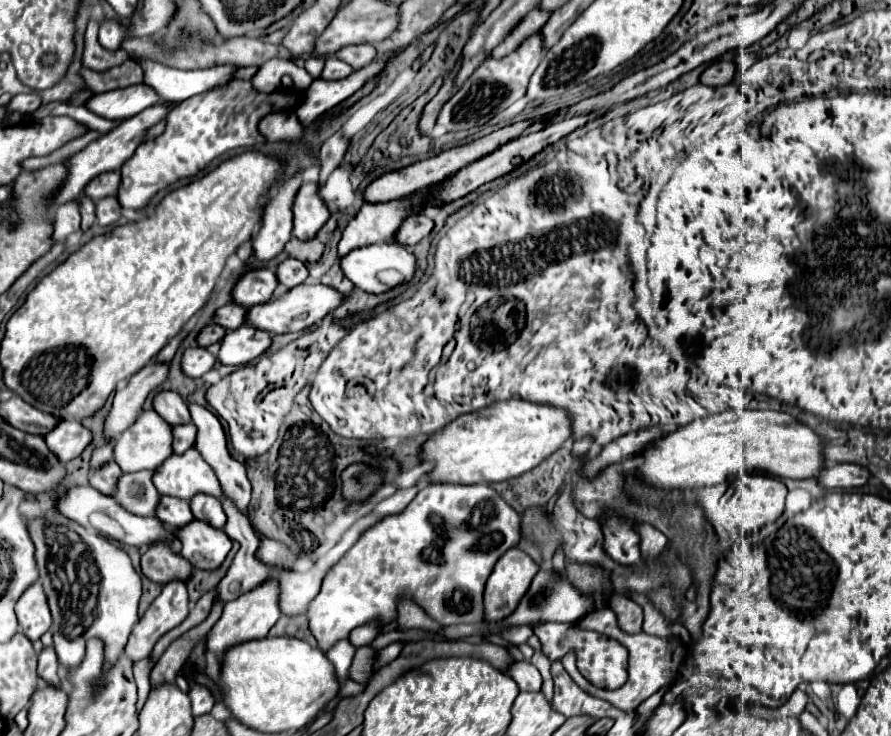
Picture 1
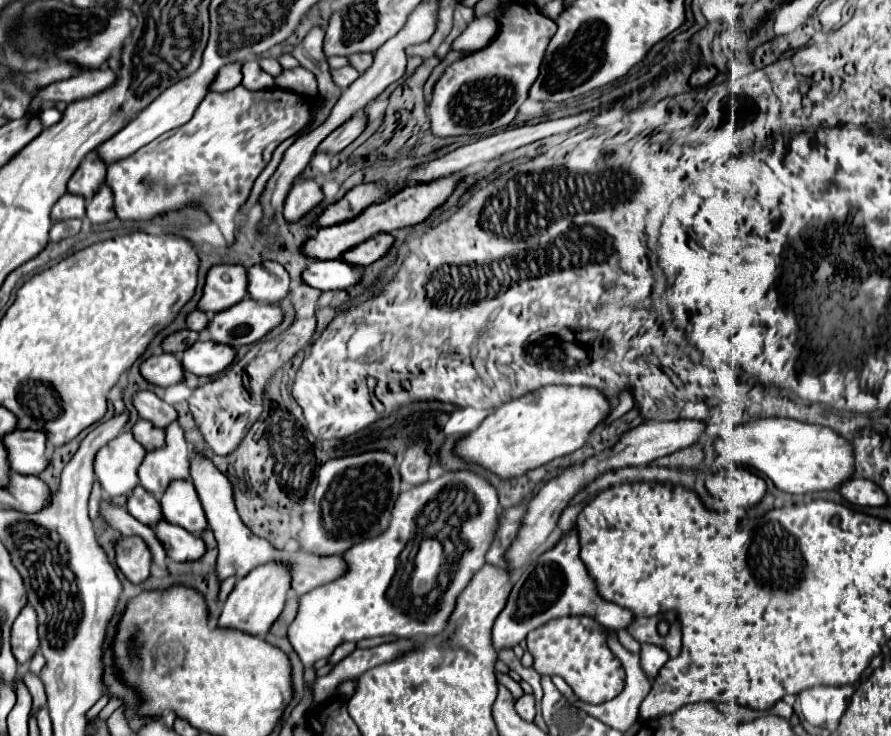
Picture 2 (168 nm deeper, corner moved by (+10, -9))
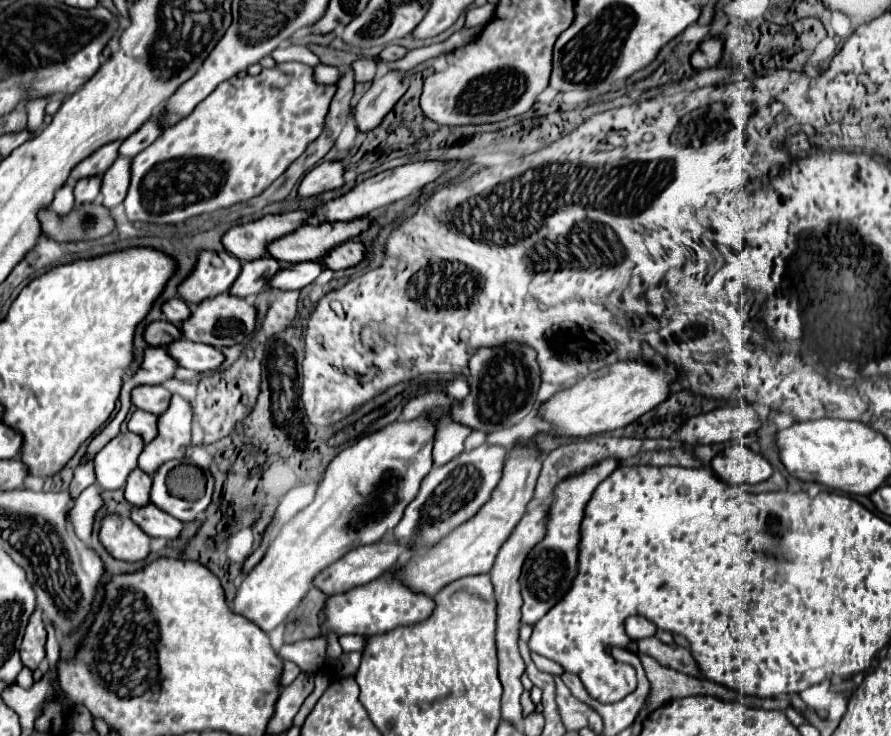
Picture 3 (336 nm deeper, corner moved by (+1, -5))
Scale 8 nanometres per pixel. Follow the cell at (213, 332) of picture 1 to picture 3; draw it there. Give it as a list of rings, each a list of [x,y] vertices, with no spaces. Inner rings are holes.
[[[151,322],[145,330],[145,340],[151,346],[167,348],[173,340],[181,338],[181,328],[169,322]]]

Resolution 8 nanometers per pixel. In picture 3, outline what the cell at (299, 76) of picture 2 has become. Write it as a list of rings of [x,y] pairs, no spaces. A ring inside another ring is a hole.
[[[317,64],[317,66],[313,66],[313,78],[317,84],[335,84],[339,78],[339,70],[333,66]]]

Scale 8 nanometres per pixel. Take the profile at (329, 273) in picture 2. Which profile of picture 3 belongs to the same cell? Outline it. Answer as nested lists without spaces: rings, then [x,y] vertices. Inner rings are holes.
[[[297,262],[297,264],[283,264],[279,274],[269,282],[273,288],[281,290],[301,290],[311,284],[325,266],[321,262]]]

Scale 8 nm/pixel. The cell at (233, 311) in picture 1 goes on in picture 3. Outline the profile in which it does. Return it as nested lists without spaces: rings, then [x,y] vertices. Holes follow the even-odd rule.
[[[173,298],[173,300],[169,300],[169,302],[163,306],[163,312],[165,312],[167,320],[173,322],[173,324],[177,324],[177,326],[181,326],[181,324],[191,316],[189,306],[187,306],[181,298]]]

